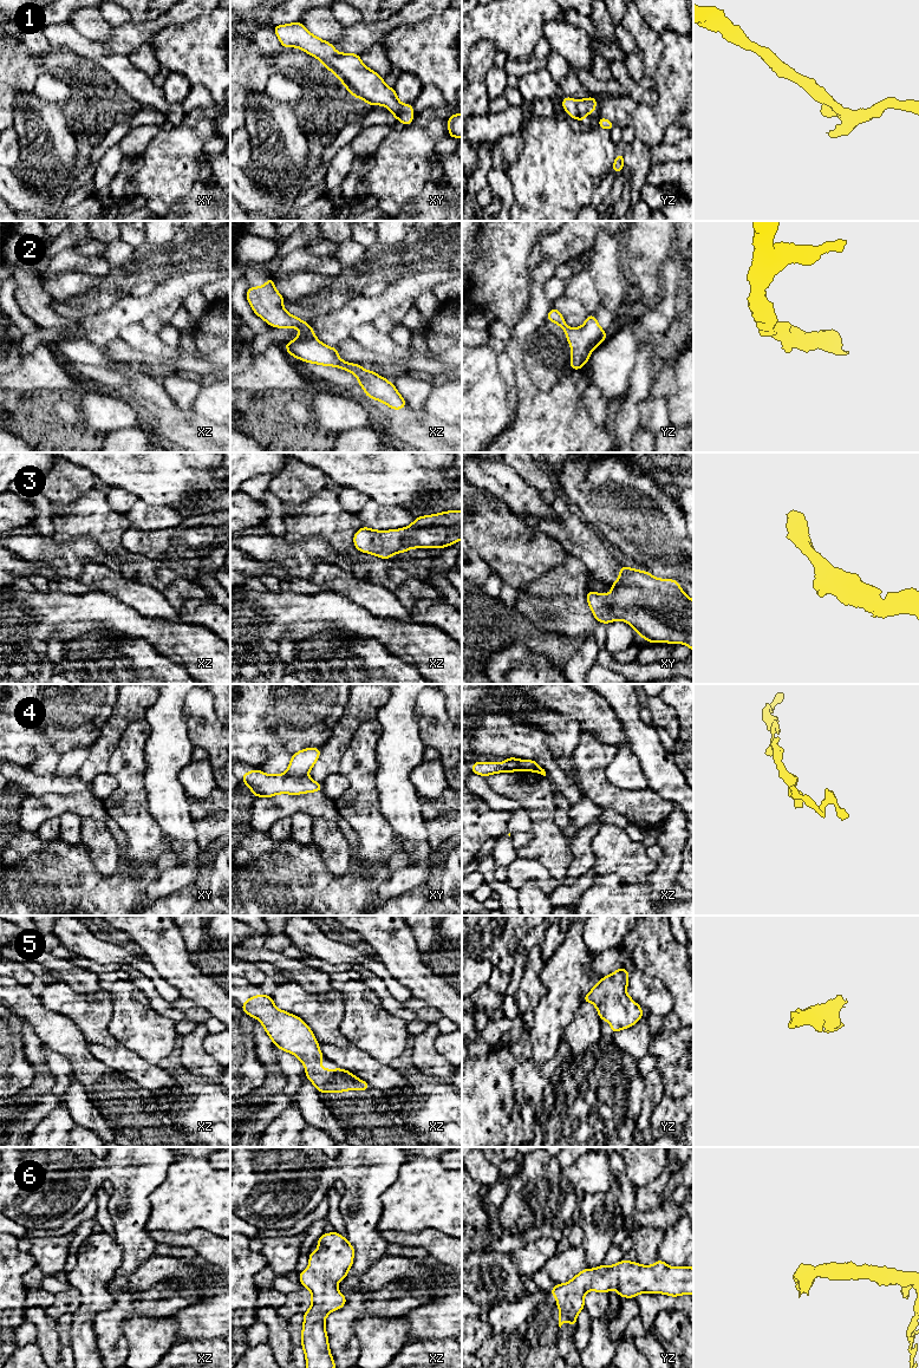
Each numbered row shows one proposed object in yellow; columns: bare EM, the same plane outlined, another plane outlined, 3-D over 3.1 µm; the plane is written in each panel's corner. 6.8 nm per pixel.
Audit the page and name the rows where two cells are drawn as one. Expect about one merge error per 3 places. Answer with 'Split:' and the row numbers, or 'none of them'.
Split: 4

